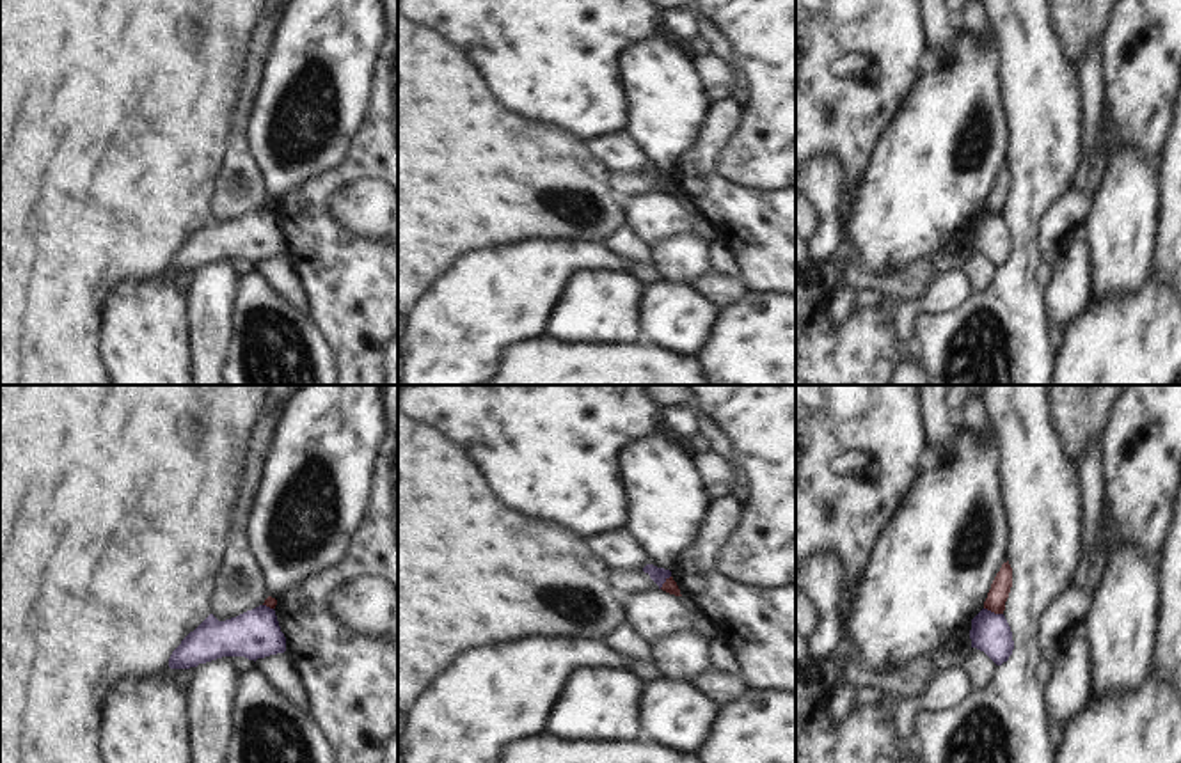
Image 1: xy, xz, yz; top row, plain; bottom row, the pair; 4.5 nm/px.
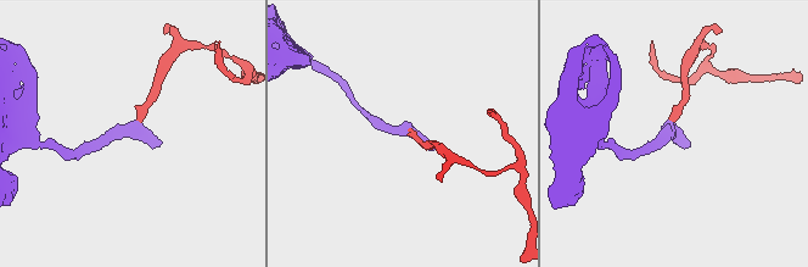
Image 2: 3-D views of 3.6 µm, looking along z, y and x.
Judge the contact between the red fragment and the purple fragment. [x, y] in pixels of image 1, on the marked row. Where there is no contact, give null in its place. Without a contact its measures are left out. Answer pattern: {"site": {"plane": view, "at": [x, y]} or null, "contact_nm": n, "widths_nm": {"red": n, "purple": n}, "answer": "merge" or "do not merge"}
{"site": {"plane": "yz", "at": [993, 611]}, "contact_nm": 90, "widths_nm": {"red": 90, "purple": 180}, "answer": "do not merge"}

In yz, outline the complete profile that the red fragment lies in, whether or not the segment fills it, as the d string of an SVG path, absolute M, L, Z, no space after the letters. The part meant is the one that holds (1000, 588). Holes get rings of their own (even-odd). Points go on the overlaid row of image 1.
M1007 561L1002 564L1000 571L996 573L996 577L991 584L991 589L984 602L984 609L987 609L995 614L1003 614L1011 587L1012 587L1012 568Z

